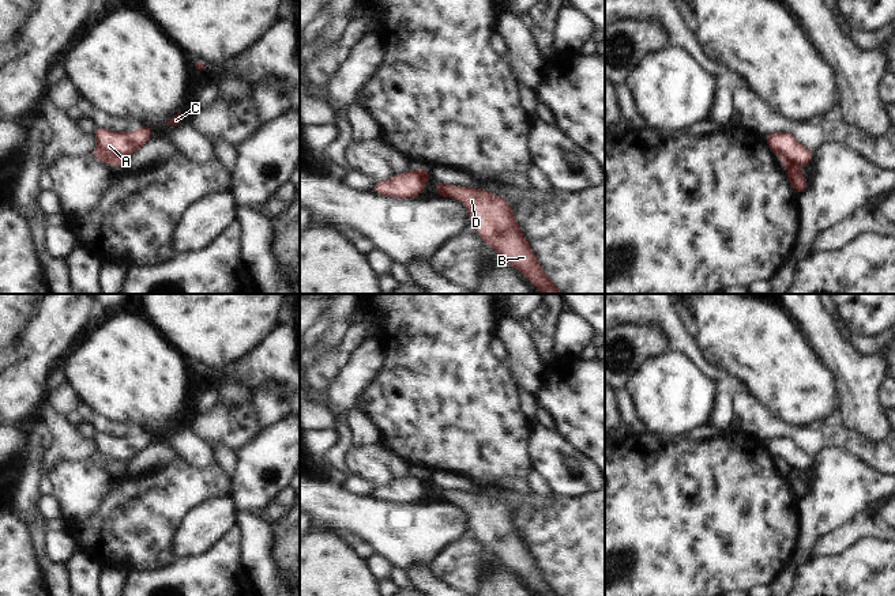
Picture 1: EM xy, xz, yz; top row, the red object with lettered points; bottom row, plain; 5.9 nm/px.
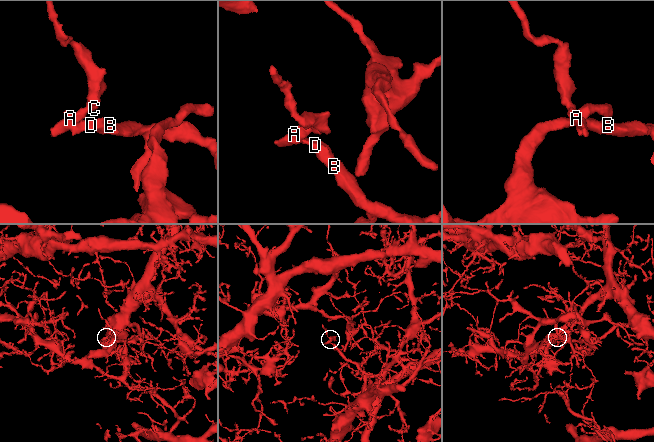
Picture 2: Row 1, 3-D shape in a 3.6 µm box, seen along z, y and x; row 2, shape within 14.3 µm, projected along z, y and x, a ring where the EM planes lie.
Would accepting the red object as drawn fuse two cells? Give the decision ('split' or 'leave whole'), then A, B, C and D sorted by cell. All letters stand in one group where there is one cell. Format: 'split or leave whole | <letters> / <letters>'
split | A C / B D

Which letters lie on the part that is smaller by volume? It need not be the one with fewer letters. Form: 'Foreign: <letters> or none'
Foreign: A, C.

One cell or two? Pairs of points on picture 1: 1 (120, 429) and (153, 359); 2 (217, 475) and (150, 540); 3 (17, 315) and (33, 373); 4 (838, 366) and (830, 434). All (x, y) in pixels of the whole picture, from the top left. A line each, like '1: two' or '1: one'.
1: two
2: one
3: two
4: two

